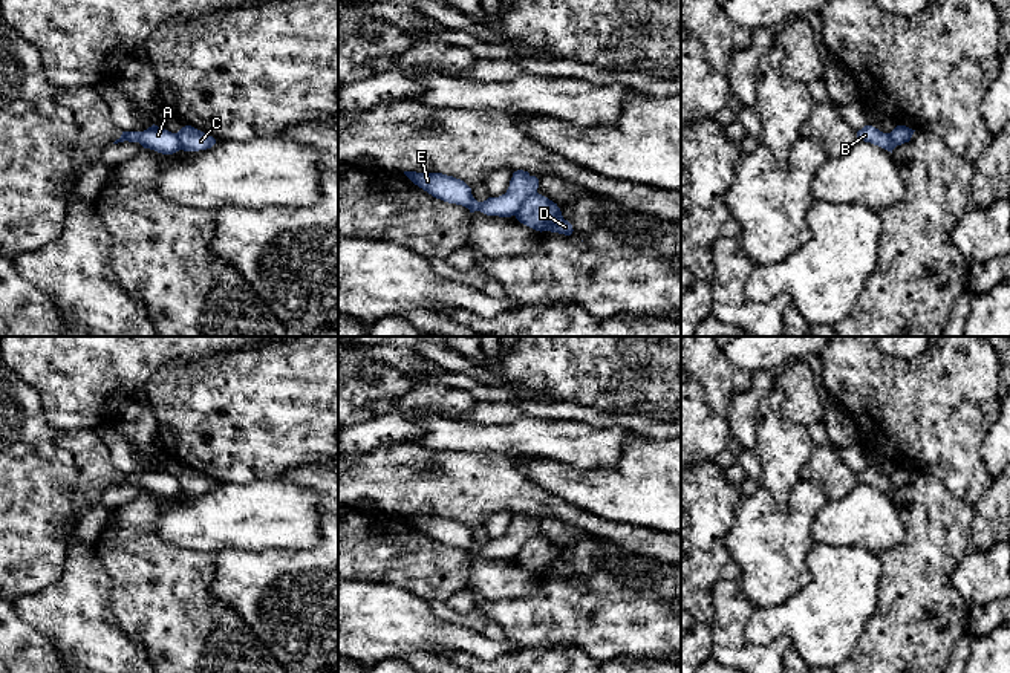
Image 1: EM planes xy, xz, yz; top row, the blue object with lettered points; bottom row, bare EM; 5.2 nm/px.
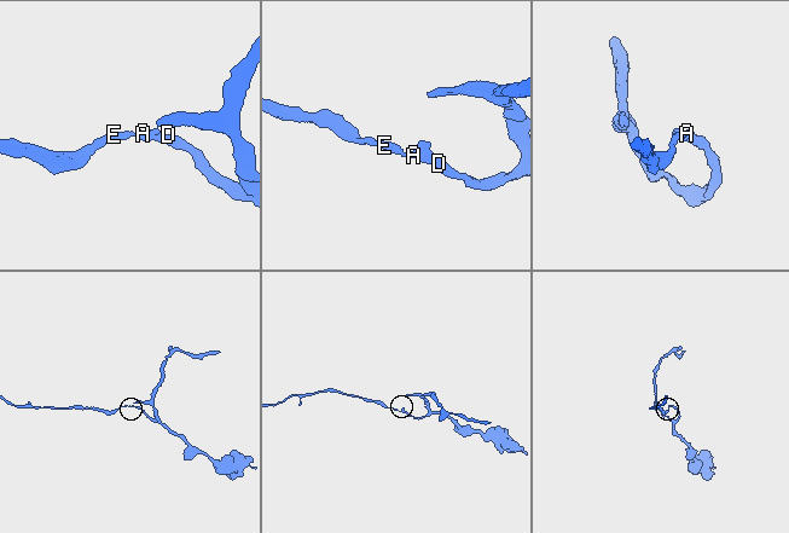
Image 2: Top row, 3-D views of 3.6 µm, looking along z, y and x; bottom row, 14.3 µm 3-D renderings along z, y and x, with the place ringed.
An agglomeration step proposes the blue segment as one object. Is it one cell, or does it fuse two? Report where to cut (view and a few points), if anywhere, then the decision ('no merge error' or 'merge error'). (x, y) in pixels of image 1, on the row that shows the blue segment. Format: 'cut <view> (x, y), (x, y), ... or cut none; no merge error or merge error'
cut xz (536, 191), (513, 214); merge error

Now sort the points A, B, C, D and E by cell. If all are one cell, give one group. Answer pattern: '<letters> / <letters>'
A B E / C D

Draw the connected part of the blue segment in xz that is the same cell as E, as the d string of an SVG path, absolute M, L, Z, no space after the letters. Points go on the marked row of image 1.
M517 170L513 173L510 187L505 194L499 197L488 197L484 202L477 202L471 188L461 179L447 176L442 173L416 173L404 171L404 174L419 188L427 191L436 199L448 203L462 205L470 213L481 211L487 216L511 217L522 203L539 188L539 179L528 171Z

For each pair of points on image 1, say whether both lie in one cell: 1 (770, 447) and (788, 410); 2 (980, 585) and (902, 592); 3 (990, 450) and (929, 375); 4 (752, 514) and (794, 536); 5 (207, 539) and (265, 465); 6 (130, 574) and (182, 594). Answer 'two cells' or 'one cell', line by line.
1: two cells
2: two cells
3: two cells
4: one cell
5: two cells
6: one cell

